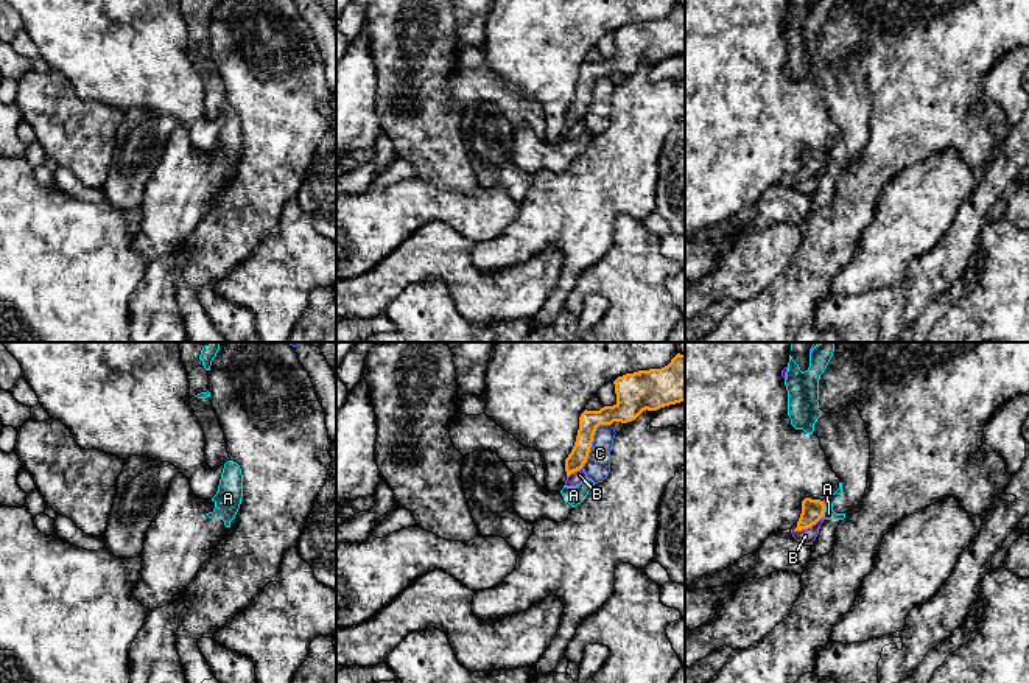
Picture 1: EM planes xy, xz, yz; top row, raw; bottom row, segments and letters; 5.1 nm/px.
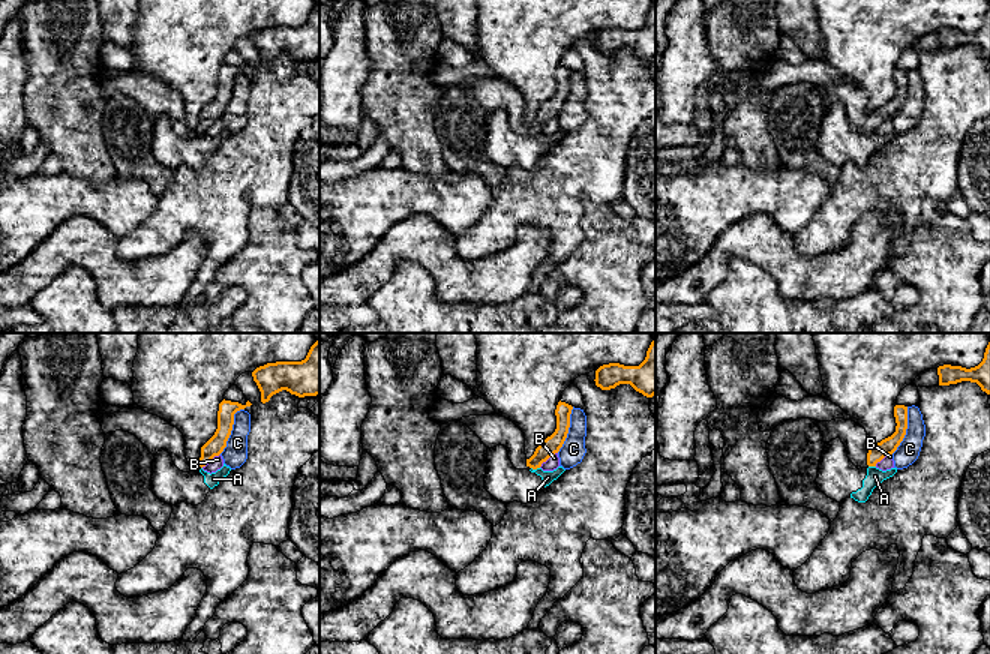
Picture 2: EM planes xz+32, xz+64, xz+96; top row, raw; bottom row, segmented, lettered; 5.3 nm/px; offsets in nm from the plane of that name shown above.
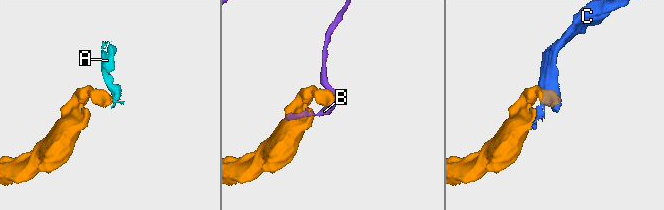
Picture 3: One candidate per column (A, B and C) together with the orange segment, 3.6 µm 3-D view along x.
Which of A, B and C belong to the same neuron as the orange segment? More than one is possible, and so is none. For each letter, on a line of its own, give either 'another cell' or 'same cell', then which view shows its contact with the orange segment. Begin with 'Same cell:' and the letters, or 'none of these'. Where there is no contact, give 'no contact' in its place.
Same cell: none of these
A: another cell | yz
B: another cell | yz
C: another cell | xz

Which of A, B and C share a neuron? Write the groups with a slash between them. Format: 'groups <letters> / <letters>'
groups A / B / C

